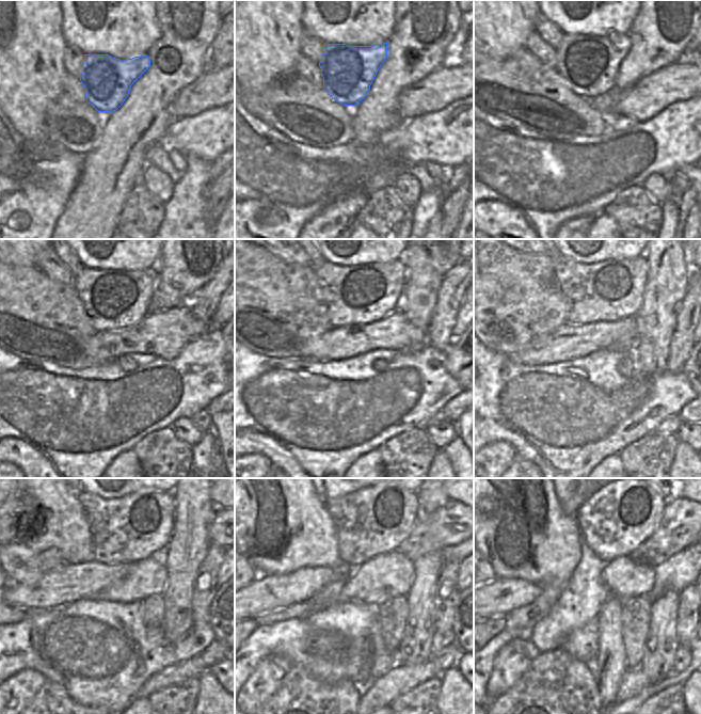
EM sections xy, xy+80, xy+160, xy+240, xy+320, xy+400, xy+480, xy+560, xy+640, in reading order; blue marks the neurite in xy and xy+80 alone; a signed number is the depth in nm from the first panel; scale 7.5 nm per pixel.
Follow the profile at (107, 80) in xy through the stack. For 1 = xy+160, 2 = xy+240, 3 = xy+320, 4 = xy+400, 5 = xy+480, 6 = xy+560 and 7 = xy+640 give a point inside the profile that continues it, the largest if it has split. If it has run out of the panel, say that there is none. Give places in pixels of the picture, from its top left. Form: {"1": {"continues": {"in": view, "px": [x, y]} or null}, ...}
{"1": {"continues": {"in": "xy+160", "px": [588, 64]}}, "2": {"continues": {"in": "xy+240", "px": [112, 299]}}, "3": {"continues": {"in": "xy+320", "px": [355, 295]}}, "4": {"continues": {"in": "xy+400", "px": [610, 290]}}, "5": {"continues": {"in": "xy+480", "px": [131, 528]}}, "6": {"continues": {"in": "xy+560", "px": [376, 520]}}, "7": {"continues": {"in": "xy+640", "px": [615, 520]}}}

